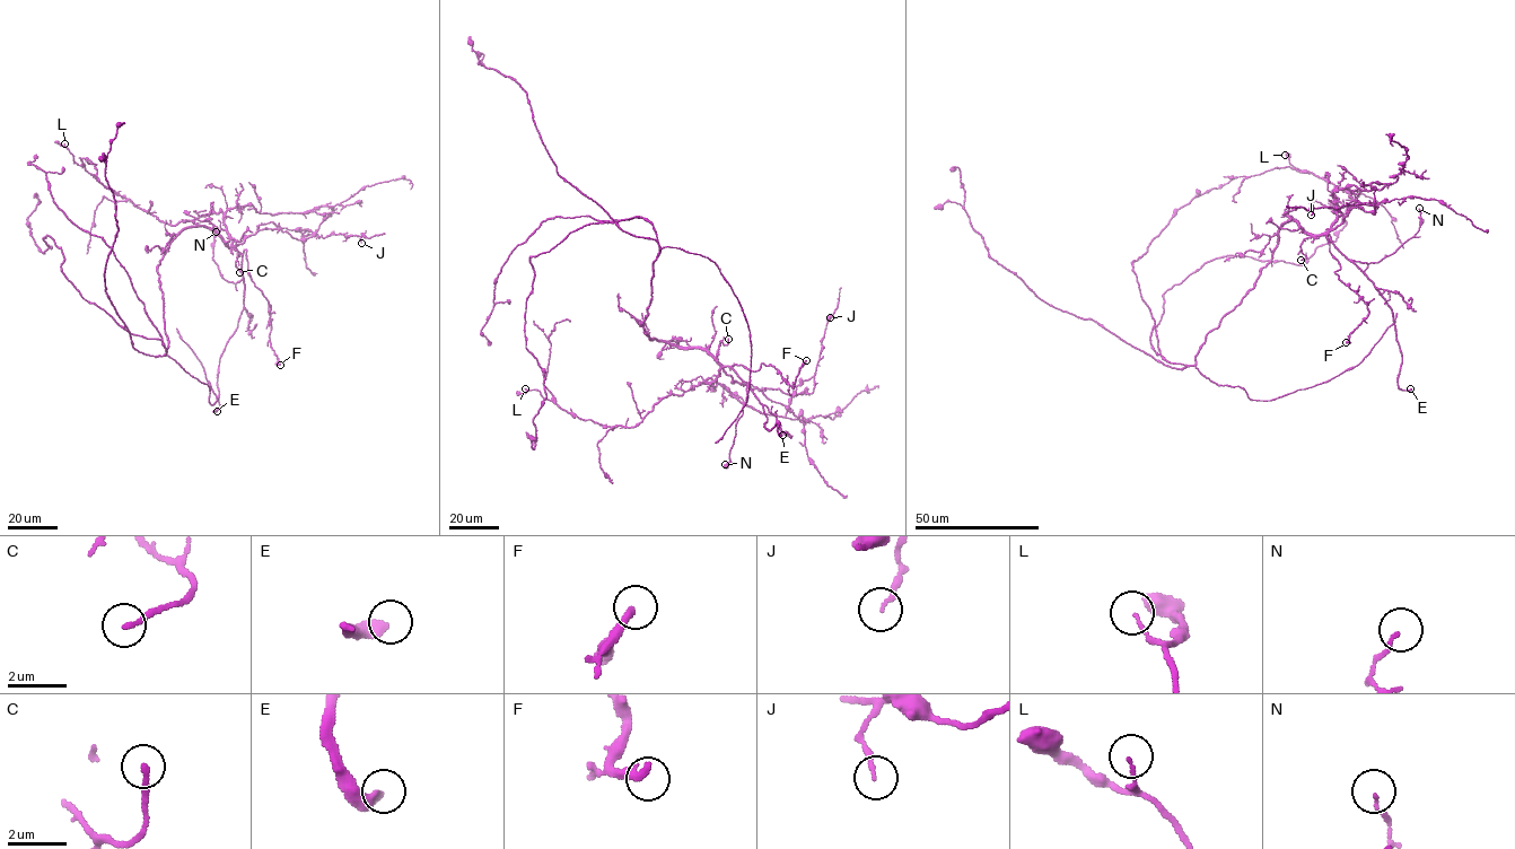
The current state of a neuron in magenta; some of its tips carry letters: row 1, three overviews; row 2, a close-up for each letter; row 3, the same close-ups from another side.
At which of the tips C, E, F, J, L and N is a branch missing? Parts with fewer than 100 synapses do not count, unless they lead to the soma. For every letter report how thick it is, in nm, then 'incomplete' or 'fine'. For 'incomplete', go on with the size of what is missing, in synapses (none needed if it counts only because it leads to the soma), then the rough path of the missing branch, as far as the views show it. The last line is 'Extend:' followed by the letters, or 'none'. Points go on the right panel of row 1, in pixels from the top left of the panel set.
C: 190 nm thick; fine
E: 400 nm thick; incomplete
F: 320 nm thick; fine
J: 130 nm thick; fine
L: 100 nm thick; fine
N: 120 nm thick; fine
Extend: E

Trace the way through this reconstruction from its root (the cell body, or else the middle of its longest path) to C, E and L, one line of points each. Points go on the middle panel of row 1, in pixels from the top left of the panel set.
C: (651, 298), (641, 324), (649, 339), (684, 348), (700, 347), (716, 361), (720, 341), (726, 344), (728, 339)
E: (651, 298), (641, 324), (648, 339), (701, 347), (734, 369), (762, 404), (763, 427), (779, 422), (782, 435)
L: (651, 298), (648, 339), (700, 347), (719, 366), (717, 378), (663, 397), (632, 427), (581, 419), (525, 388)

